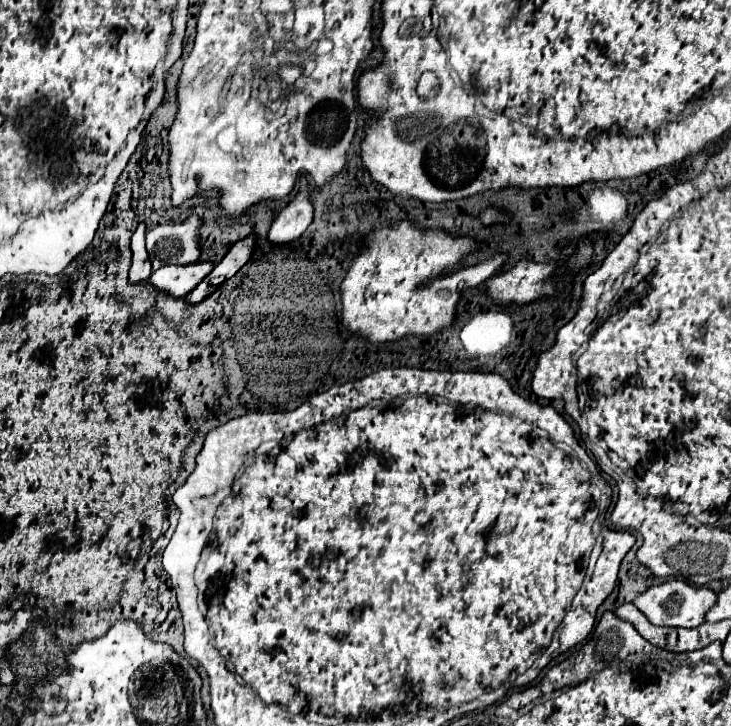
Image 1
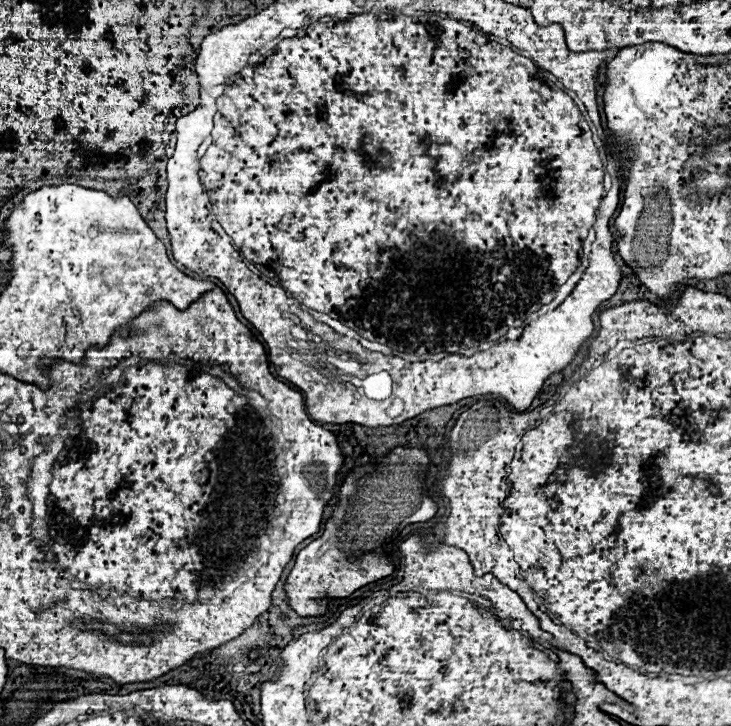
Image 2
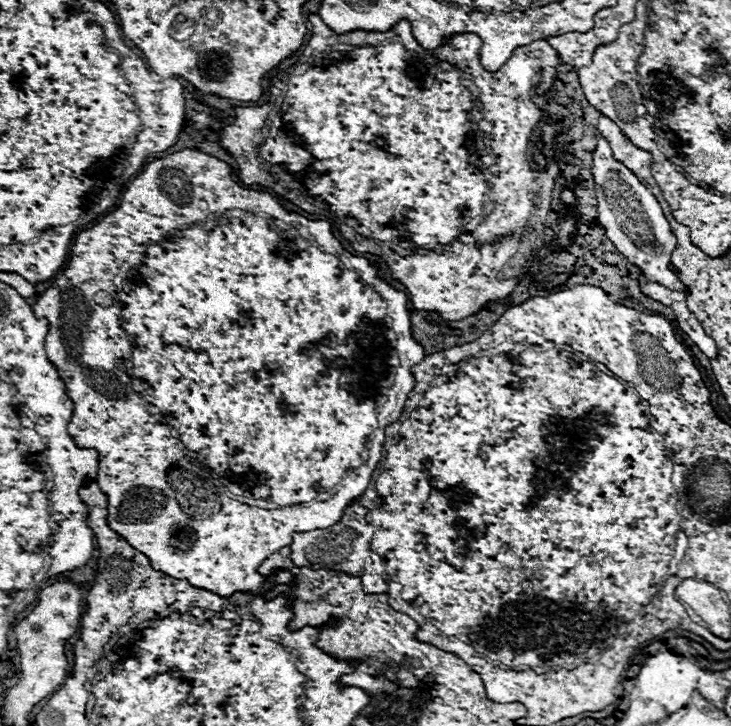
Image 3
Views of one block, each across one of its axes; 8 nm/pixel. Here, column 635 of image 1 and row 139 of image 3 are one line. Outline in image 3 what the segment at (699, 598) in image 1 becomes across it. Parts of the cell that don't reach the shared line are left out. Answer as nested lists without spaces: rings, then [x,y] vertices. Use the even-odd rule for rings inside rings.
[[[600,138],[598,140],[598,146],[596,146],[596,152],[594,152],[594,166],[592,166],[592,176],[594,176],[594,182],[596,182],[596,200],[598,200],[598,222],[604,226],[606,230],[606,236],[608,240],[624,254],[624,258],[638,266],[644,274],[644,278],[648,282],[658,282],[660,286],[666,286],[670,290],[684,290],[688,292],[688,286],[684,286],[678,276],[670,270],[670,262],[672,262],[672,252],[676,248],[676,236],[668,224],[668,220],[664,218],[664,212],[658,204],[658,200],[650,194],[650,190],[638,180],[638,176],[634,176],[626,166],[622,166],[620,162],[614,160],[612,156],[612,148],[610,144]]]

